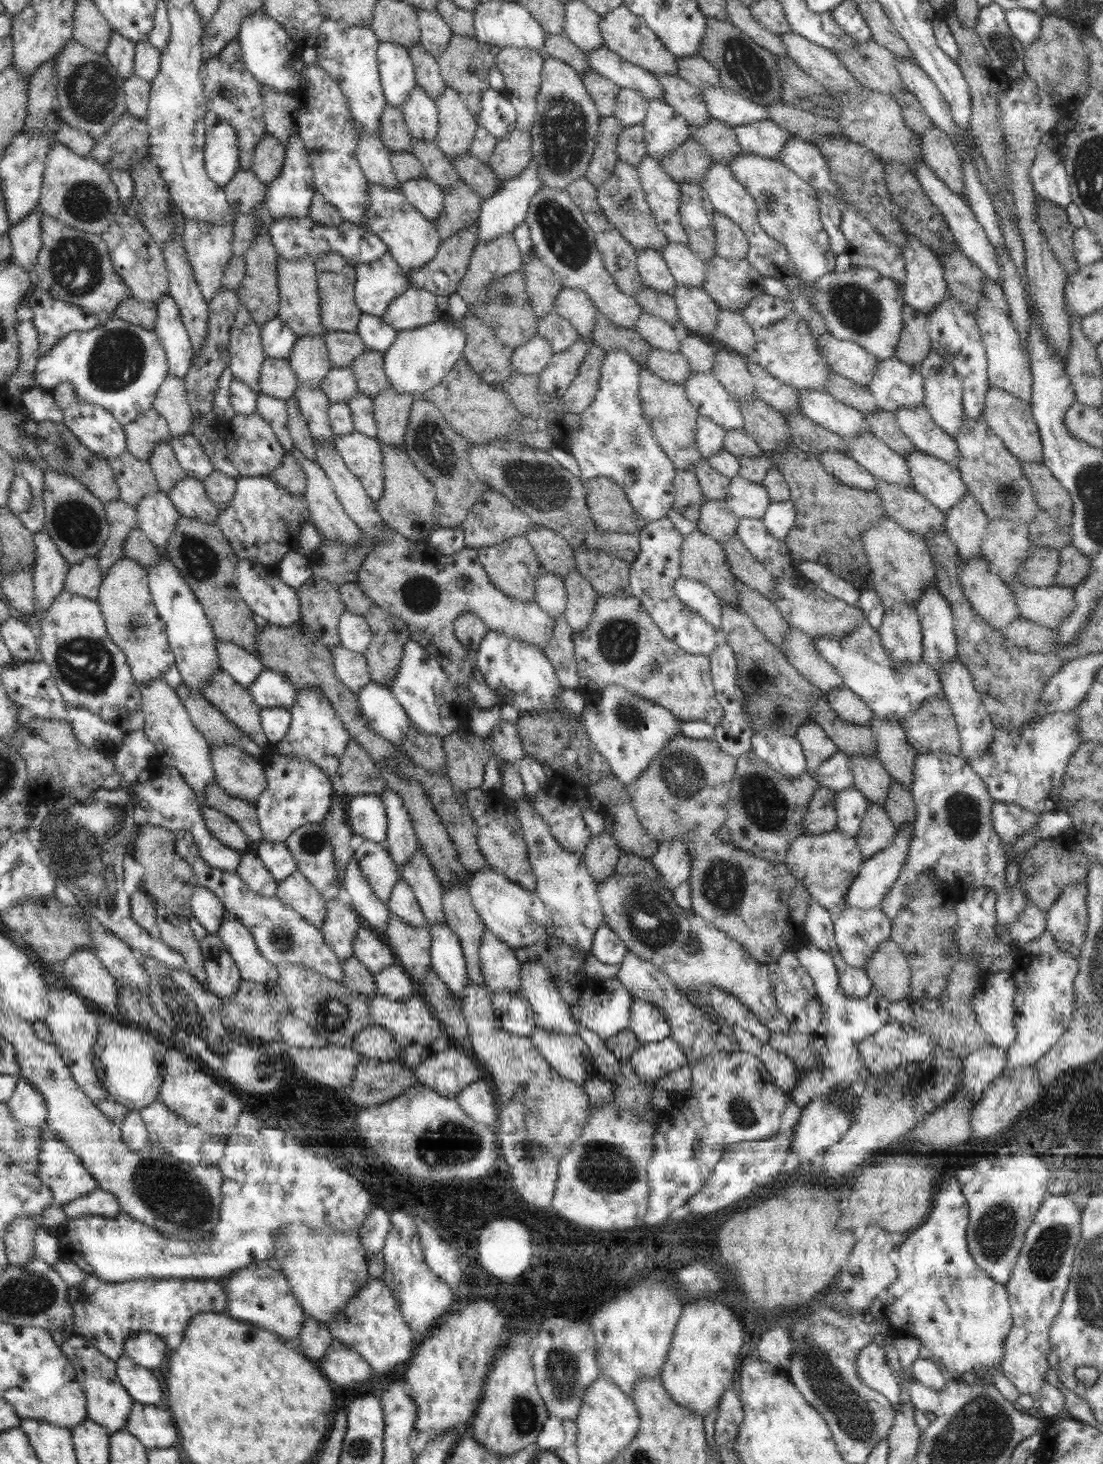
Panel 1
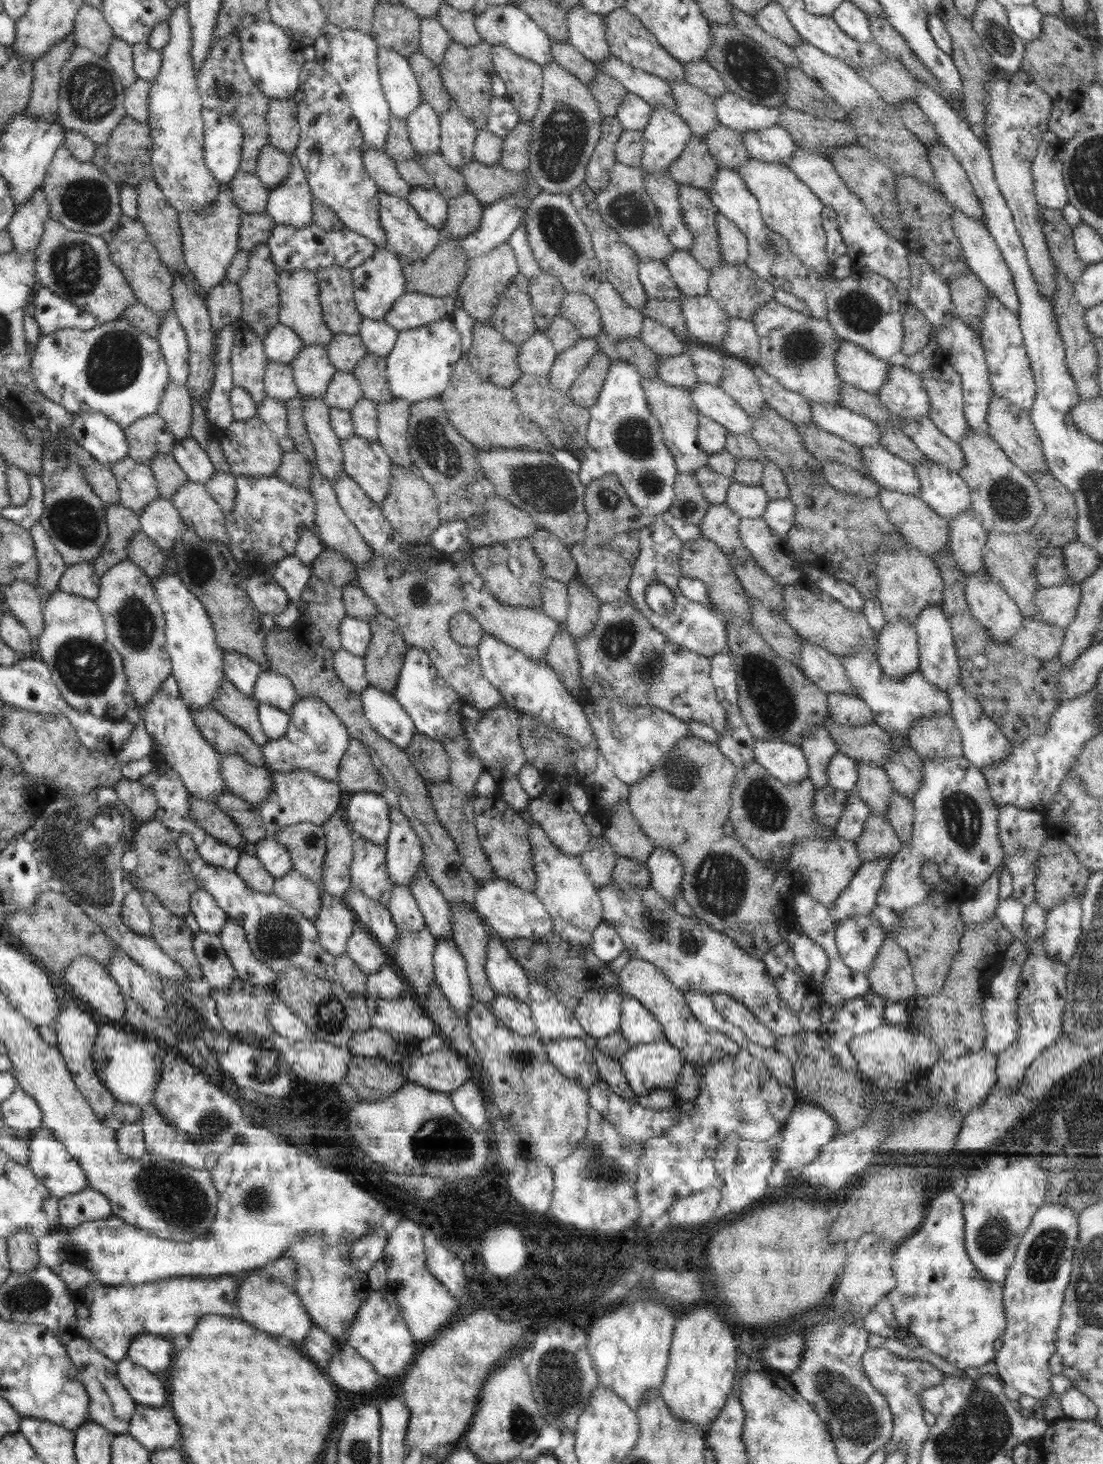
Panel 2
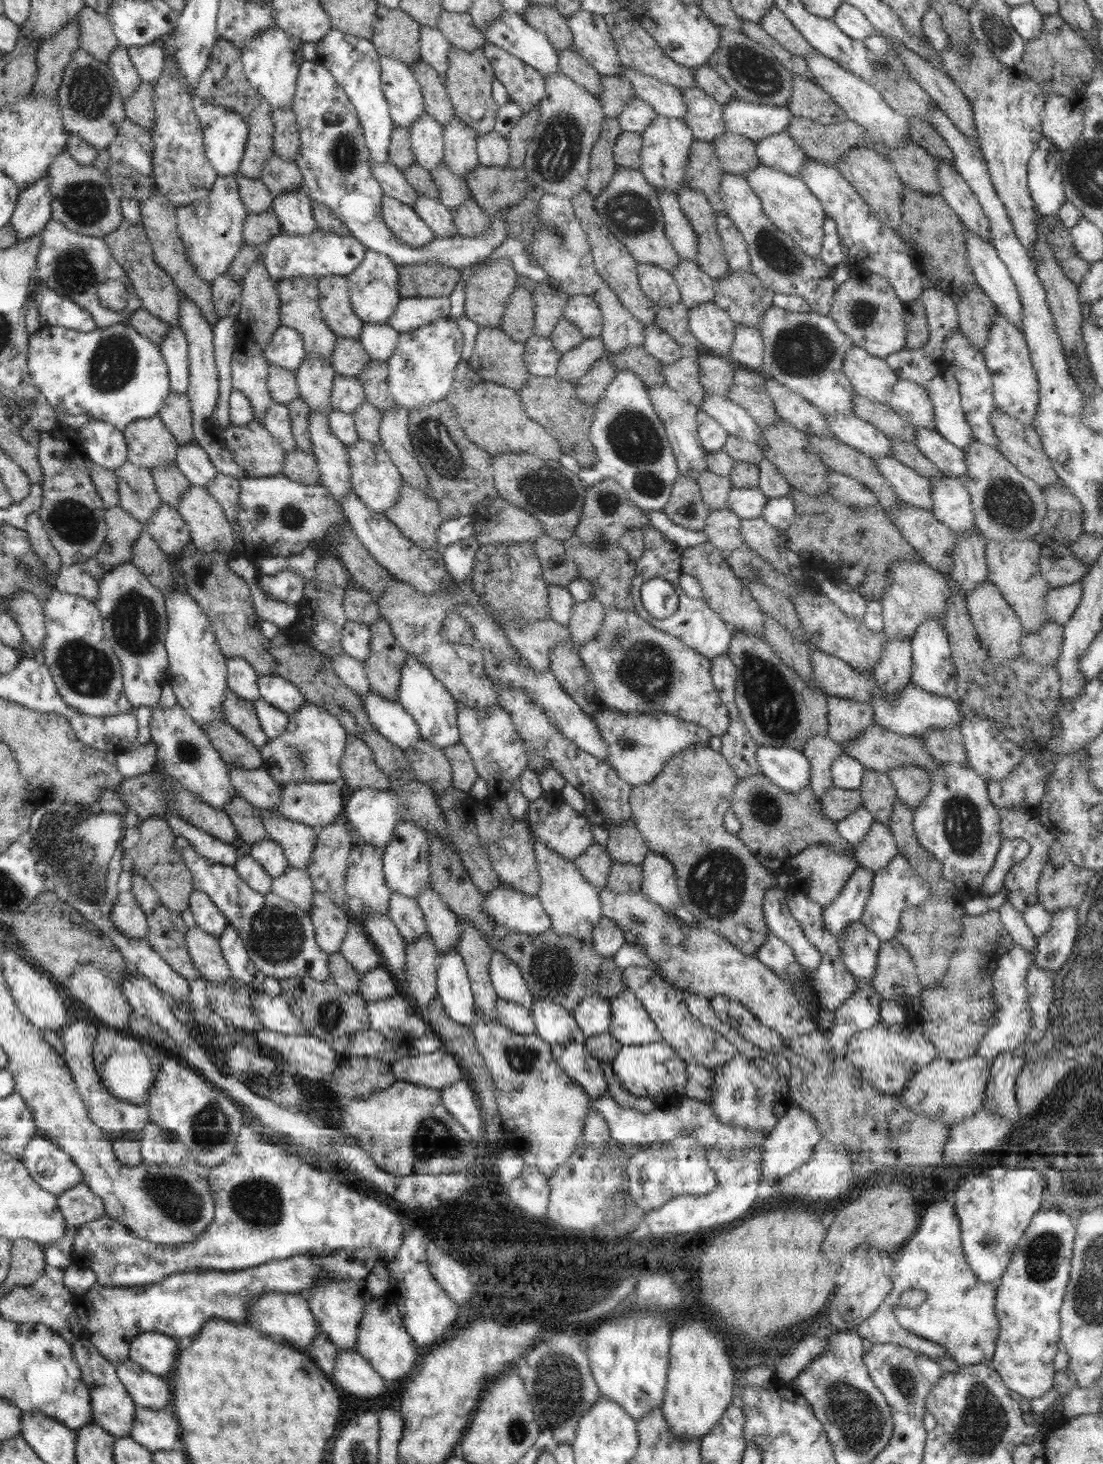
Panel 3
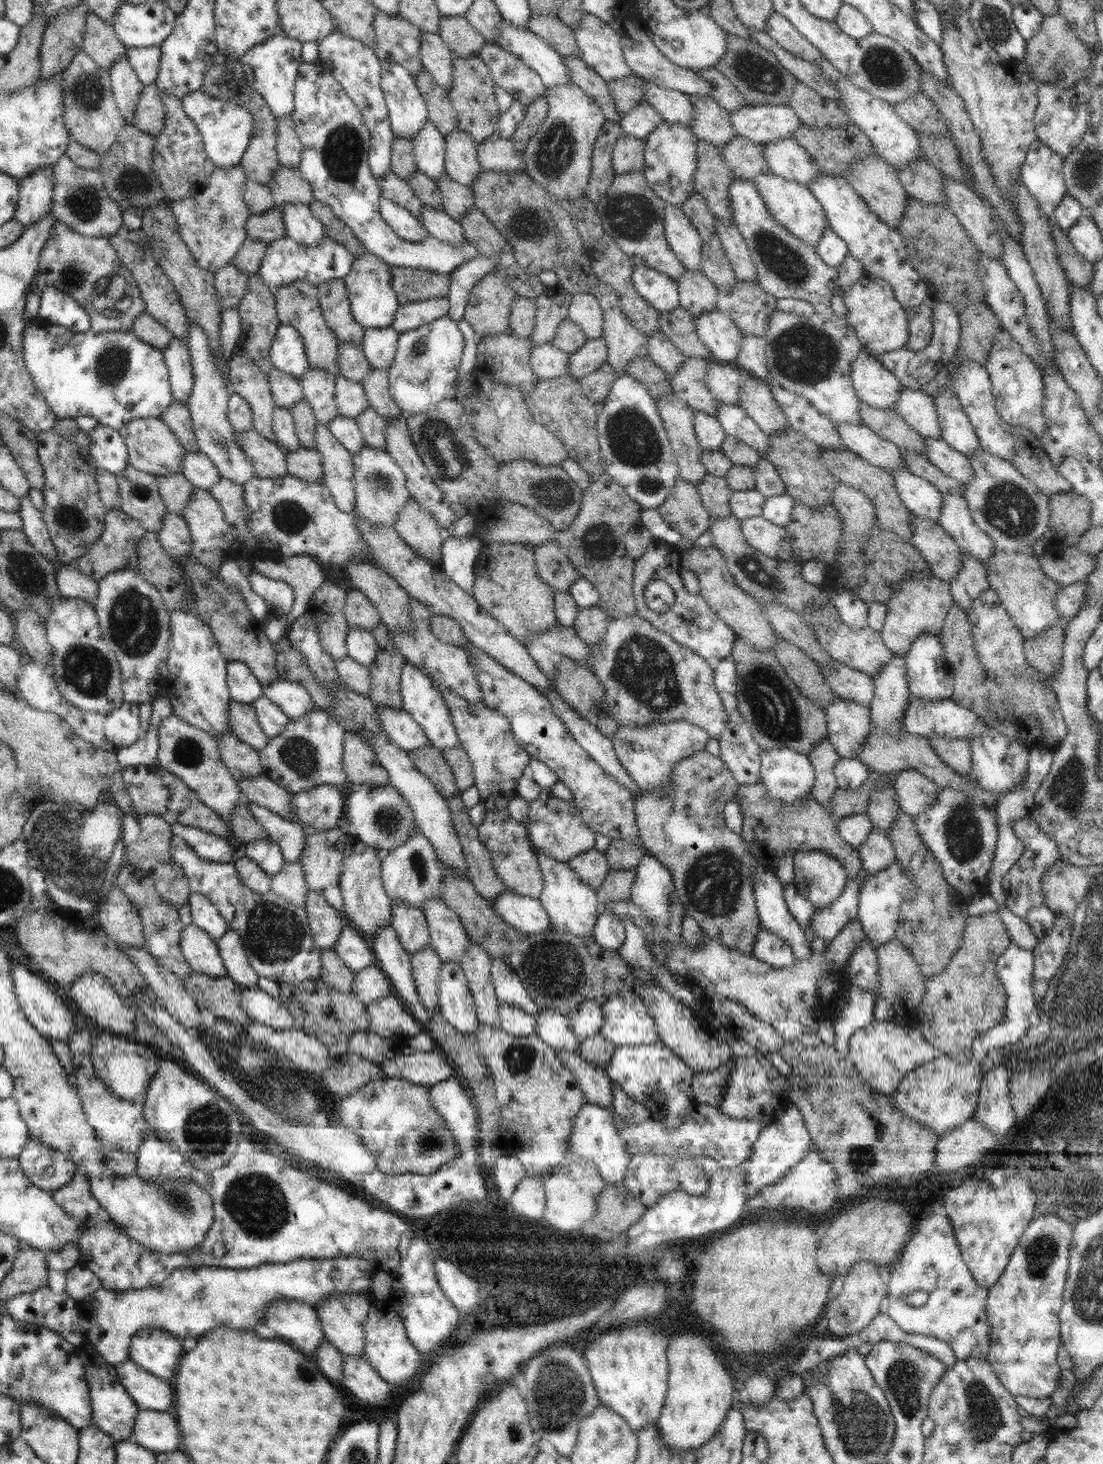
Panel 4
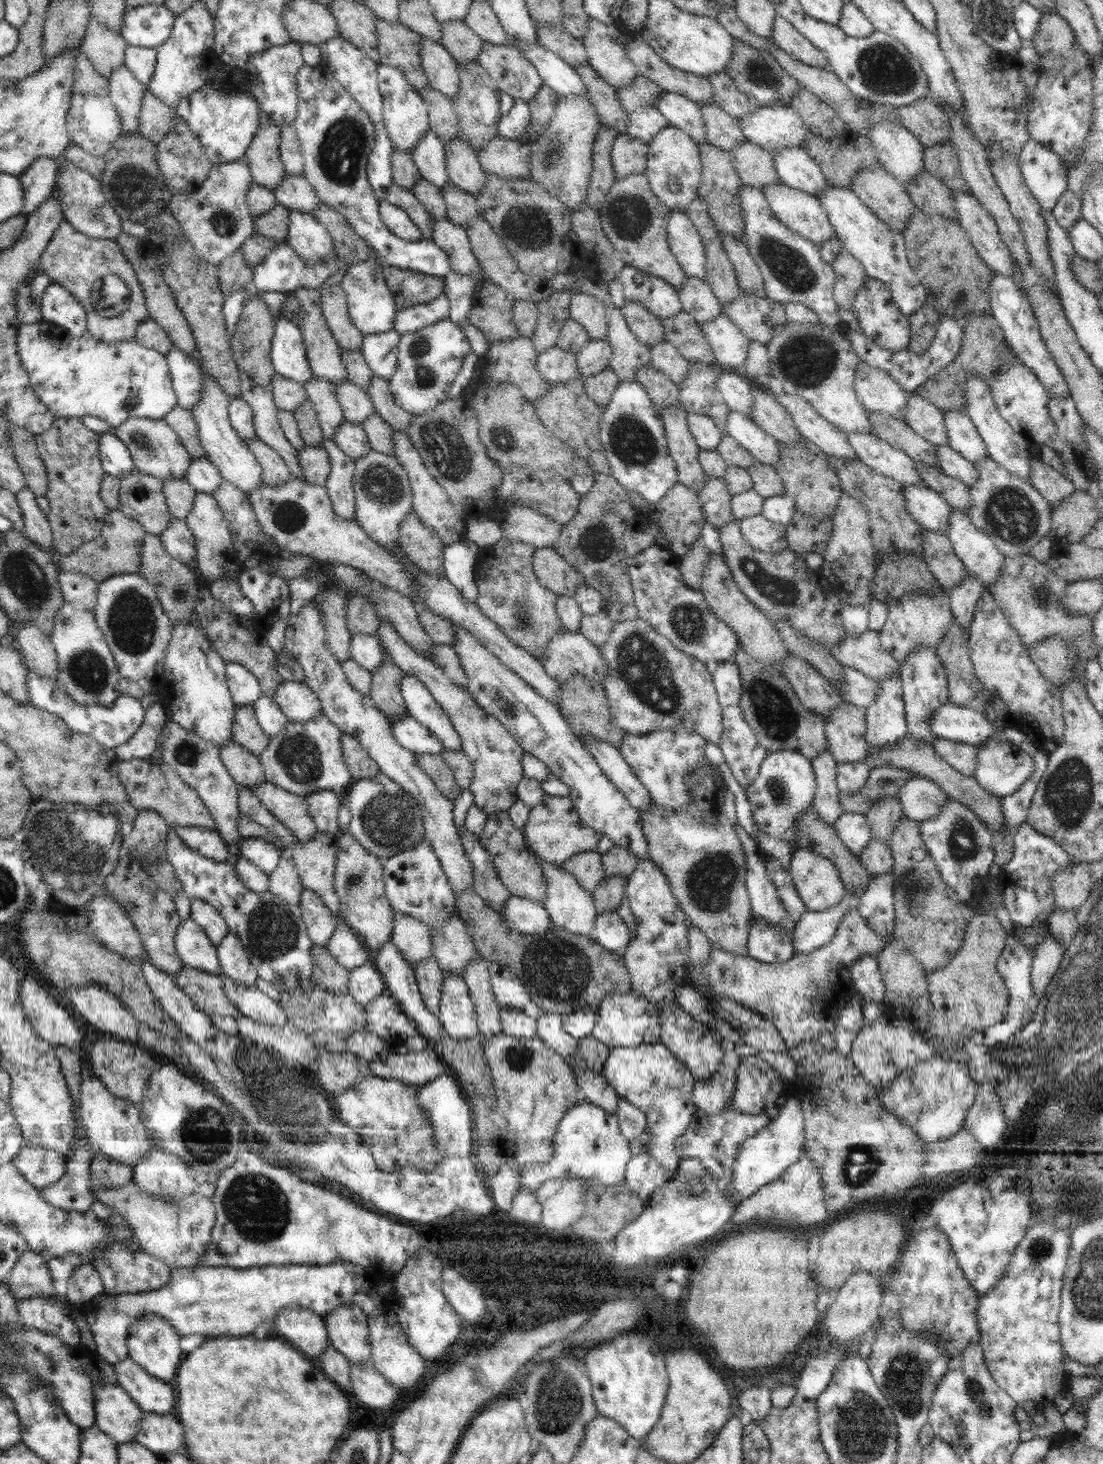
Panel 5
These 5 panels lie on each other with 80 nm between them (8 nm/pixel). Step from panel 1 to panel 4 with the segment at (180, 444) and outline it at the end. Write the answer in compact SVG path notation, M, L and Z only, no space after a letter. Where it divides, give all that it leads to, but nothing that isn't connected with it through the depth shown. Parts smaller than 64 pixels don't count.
M185 451L181 473L193 487L206 491L209 491L221 479L214 463L201 451Z

